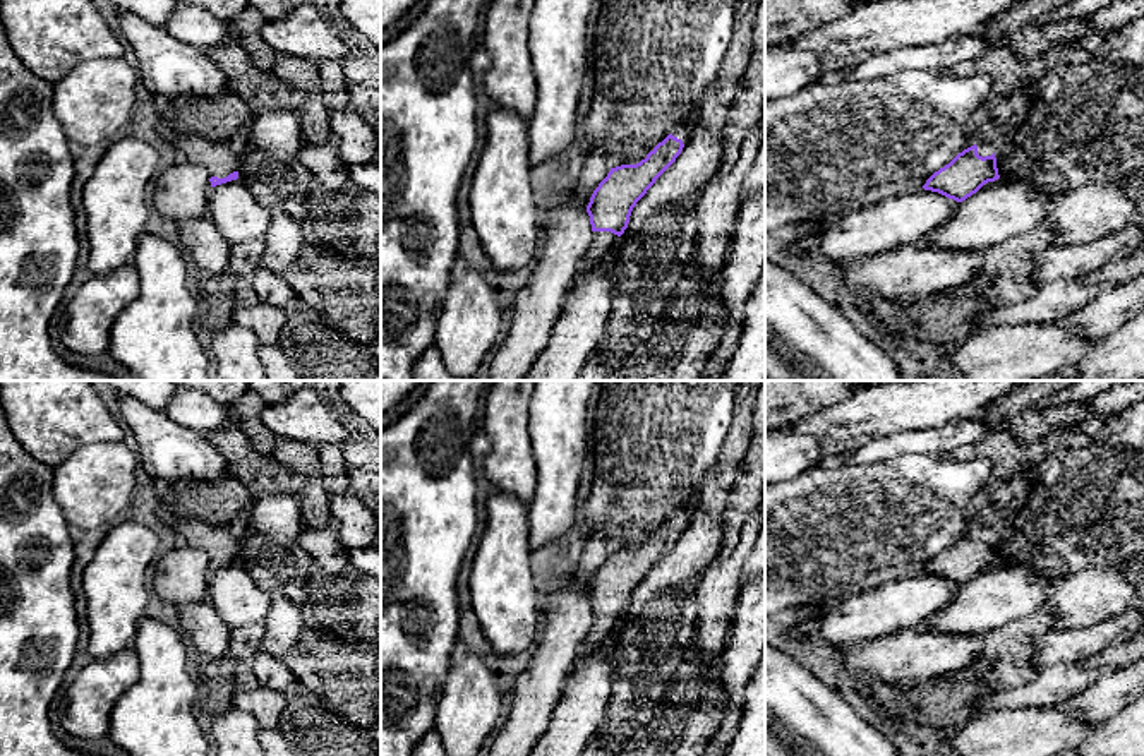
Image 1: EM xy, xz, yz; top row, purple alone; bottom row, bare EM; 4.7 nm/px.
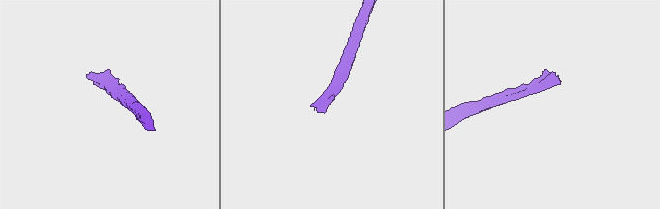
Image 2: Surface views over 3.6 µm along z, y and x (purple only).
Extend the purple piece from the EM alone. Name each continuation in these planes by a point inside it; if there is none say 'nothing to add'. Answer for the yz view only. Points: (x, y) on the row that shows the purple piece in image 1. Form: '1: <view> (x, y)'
1: yz (993, 124)

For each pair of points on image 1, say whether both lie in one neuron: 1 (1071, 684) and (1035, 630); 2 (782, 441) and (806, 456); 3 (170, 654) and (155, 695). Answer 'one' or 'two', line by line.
1: two
2: one
3: one

